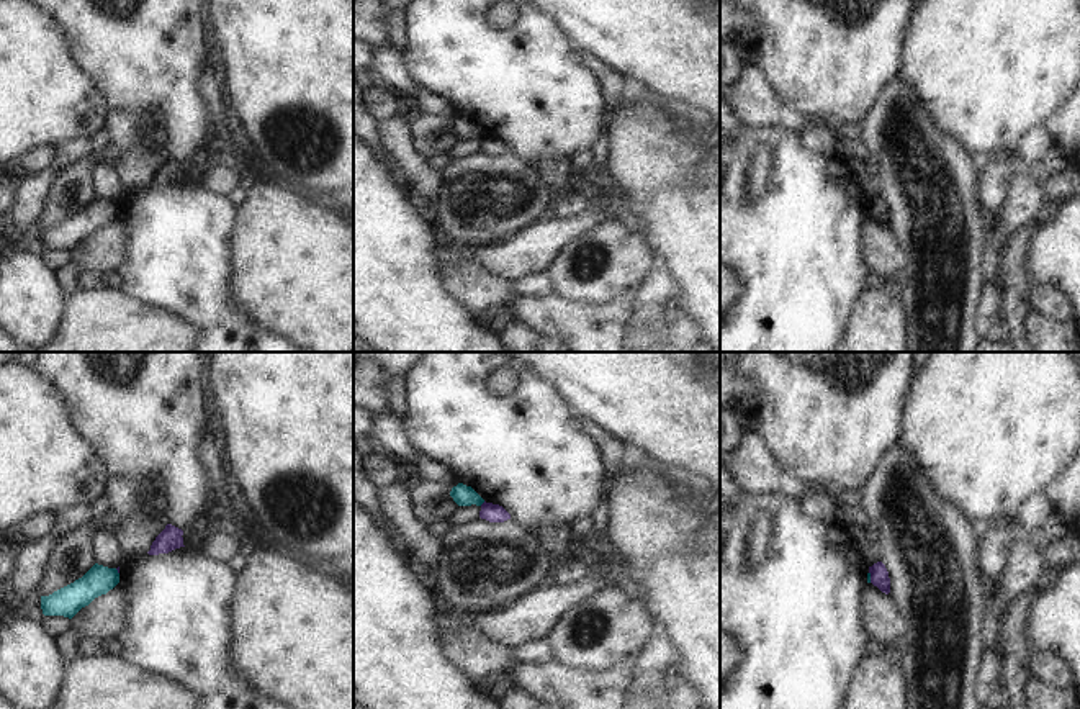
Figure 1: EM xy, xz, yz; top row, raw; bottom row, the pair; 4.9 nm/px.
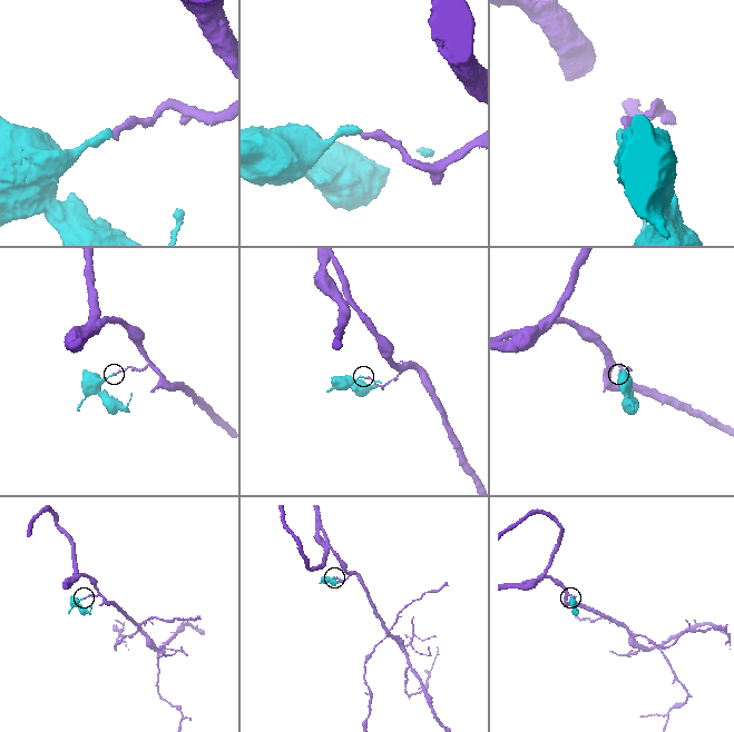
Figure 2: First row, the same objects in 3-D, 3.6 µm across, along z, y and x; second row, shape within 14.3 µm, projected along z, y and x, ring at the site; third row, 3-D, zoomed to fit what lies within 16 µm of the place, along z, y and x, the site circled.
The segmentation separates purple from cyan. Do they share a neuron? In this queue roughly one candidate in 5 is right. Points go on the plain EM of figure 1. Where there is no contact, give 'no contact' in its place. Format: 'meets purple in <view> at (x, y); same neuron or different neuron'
meets purple in xz at (483, 136); different neuron

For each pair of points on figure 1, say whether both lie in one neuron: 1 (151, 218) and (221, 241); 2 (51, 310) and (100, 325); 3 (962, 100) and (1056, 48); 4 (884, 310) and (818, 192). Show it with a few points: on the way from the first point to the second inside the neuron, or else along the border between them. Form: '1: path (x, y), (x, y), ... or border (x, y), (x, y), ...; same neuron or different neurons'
1: path (169, 226), (184, 241), (203, 241); same neuron
2: border (69, 295), (66, 316), (56, 334); different neurons
3: path (985, 77), (1015, 48), (1033, 48); same neuron
4: border (868, 285), (859, 292), (846, 320); different neurons

